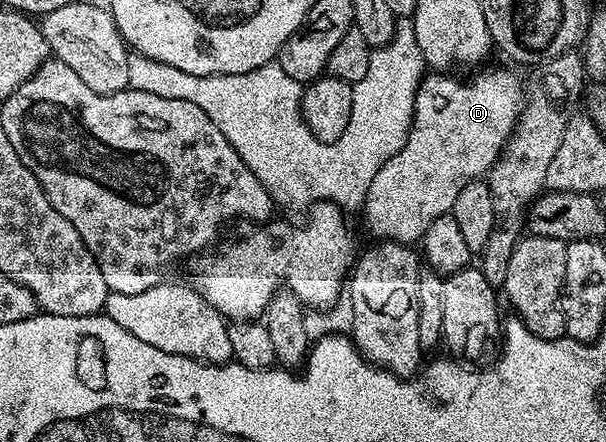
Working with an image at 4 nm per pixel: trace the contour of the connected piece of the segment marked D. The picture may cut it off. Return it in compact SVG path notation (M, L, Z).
M489 70L483 76L462 82L451 72L431 72L419 83L415 97L415 115L411 118L411 131L397 156L385 160L381 172L369 184L361 215L379 240L394 240L415 244L423 233L443 214L451 213L453 200L461 196L465 184L482 179L495 165L503 147L515 130L519 113L525 101L525 86L511 70Z

